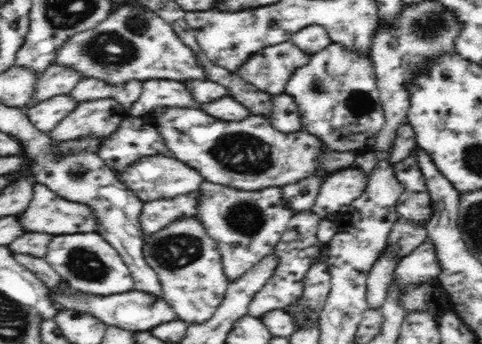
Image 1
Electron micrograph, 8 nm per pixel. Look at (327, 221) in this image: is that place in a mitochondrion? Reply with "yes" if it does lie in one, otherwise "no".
no

